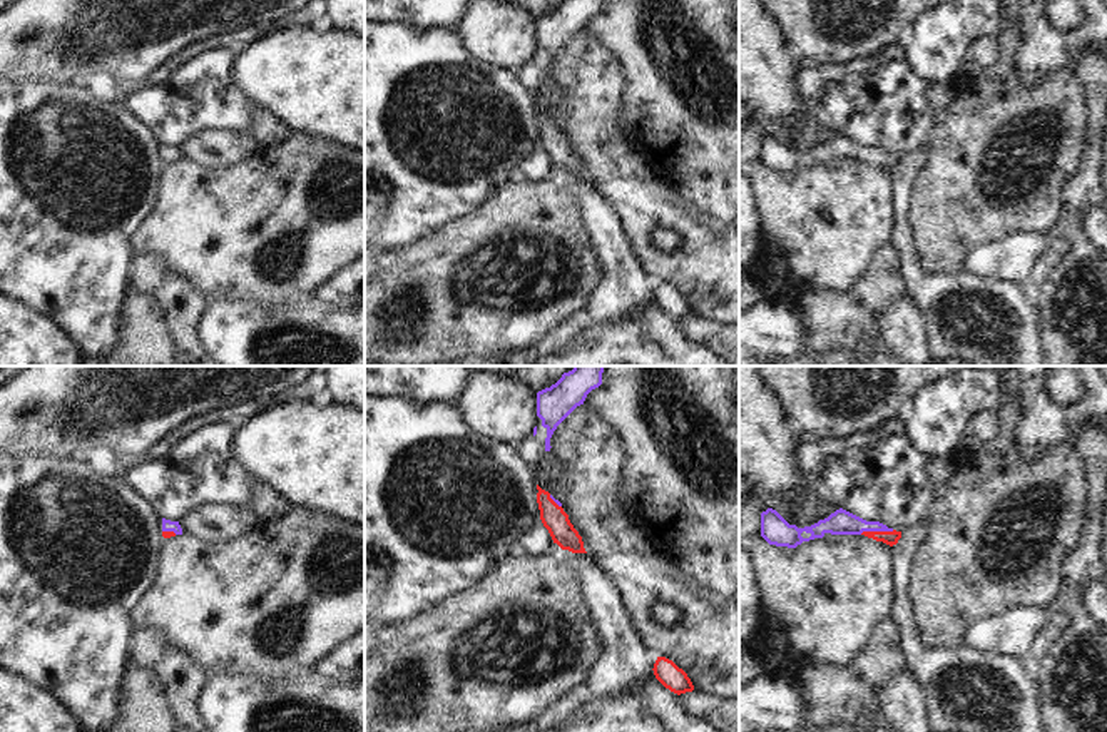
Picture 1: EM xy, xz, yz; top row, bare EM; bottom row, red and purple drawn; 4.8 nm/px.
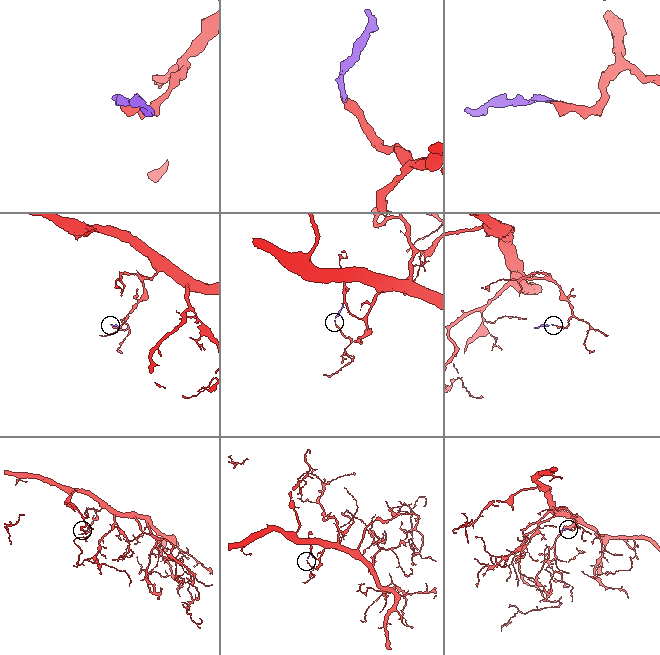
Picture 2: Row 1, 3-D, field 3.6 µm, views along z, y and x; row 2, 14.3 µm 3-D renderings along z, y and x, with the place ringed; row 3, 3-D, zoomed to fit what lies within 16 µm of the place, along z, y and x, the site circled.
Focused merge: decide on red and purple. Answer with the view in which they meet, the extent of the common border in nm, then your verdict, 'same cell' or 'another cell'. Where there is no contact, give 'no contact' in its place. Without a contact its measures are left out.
contact in yz; length 170 nm; same cell

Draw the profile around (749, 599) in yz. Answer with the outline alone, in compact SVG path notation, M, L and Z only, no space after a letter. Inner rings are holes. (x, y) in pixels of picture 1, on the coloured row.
M739 546L739 645L751 645L759 627L761 593L751 553Z

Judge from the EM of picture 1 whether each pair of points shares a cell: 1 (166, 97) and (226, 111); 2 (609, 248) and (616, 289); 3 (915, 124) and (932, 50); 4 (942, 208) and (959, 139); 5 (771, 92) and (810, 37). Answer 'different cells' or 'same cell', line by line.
1: same cell
2: same cell
3: different cells
4: same cell
5: different cells

